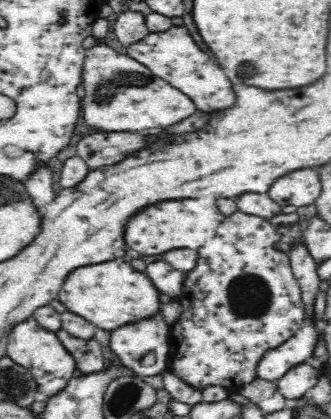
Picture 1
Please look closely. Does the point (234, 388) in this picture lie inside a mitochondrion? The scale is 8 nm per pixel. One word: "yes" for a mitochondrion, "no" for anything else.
no

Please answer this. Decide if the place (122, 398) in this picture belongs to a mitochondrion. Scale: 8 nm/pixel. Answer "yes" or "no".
yes

